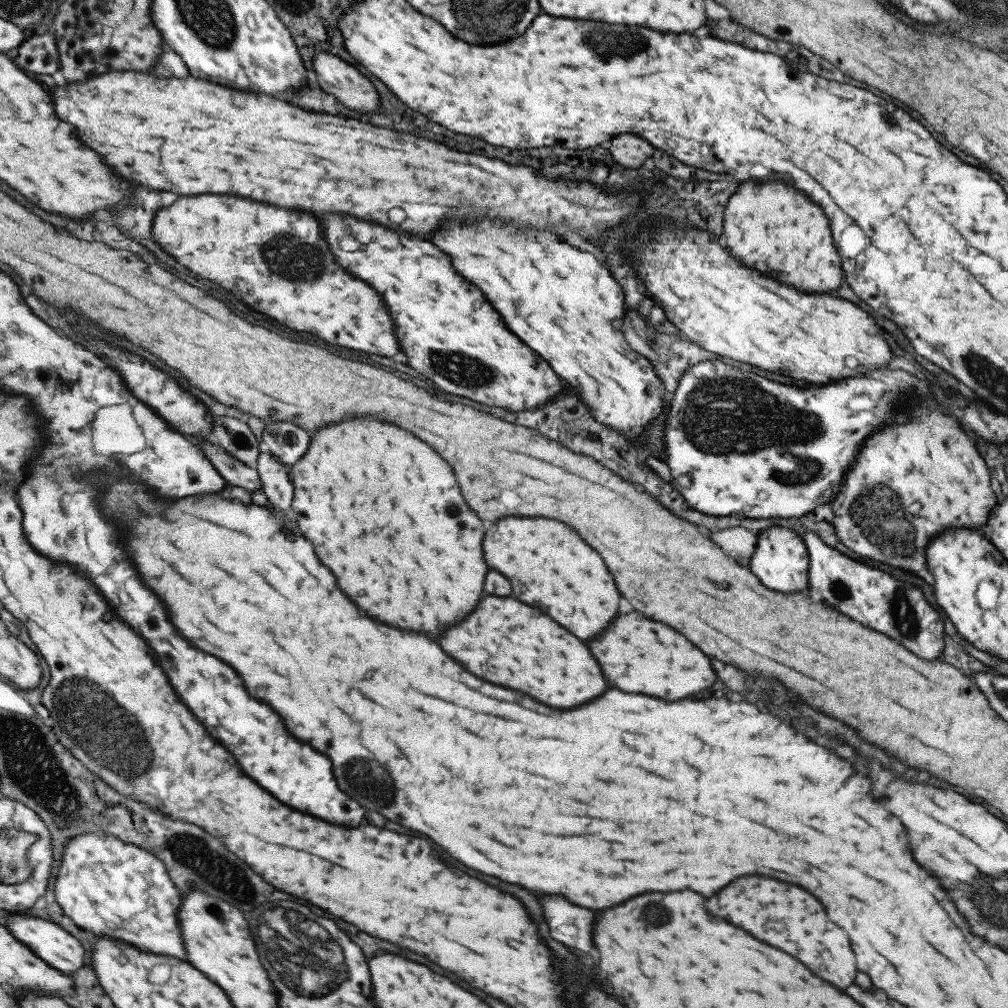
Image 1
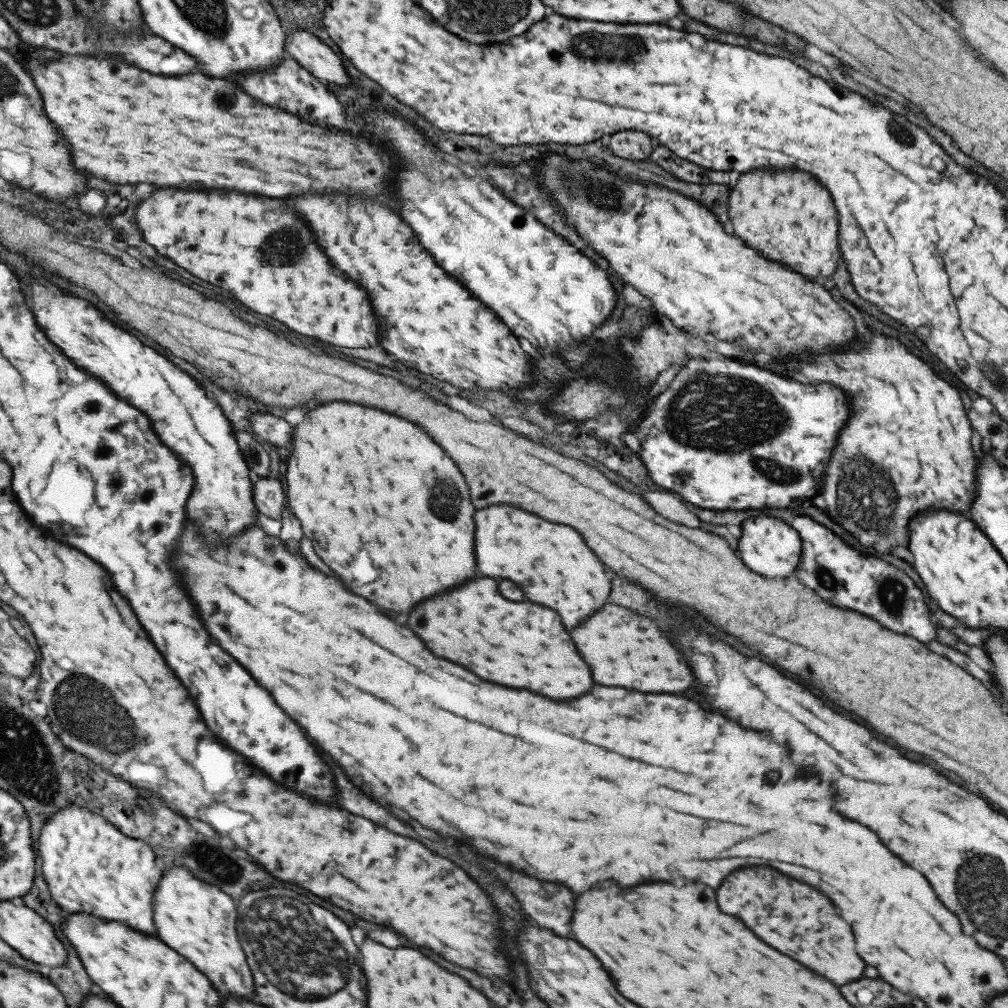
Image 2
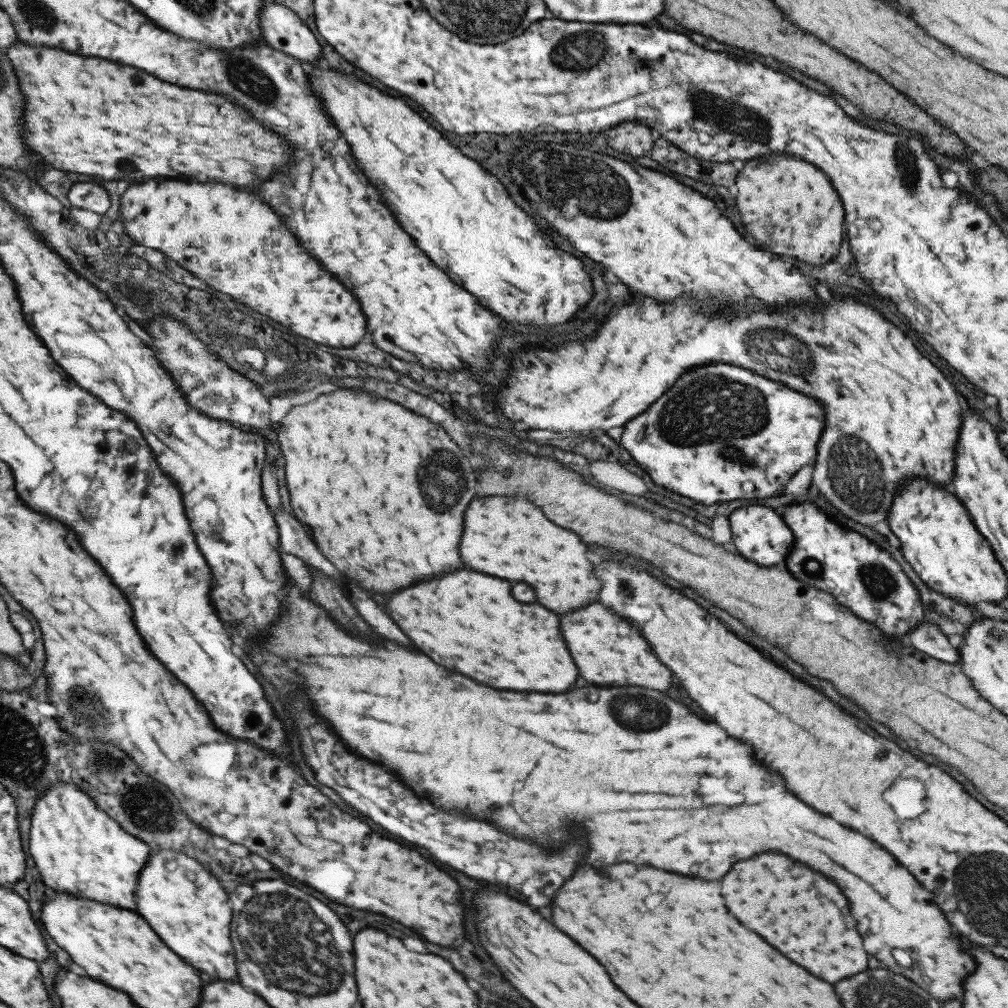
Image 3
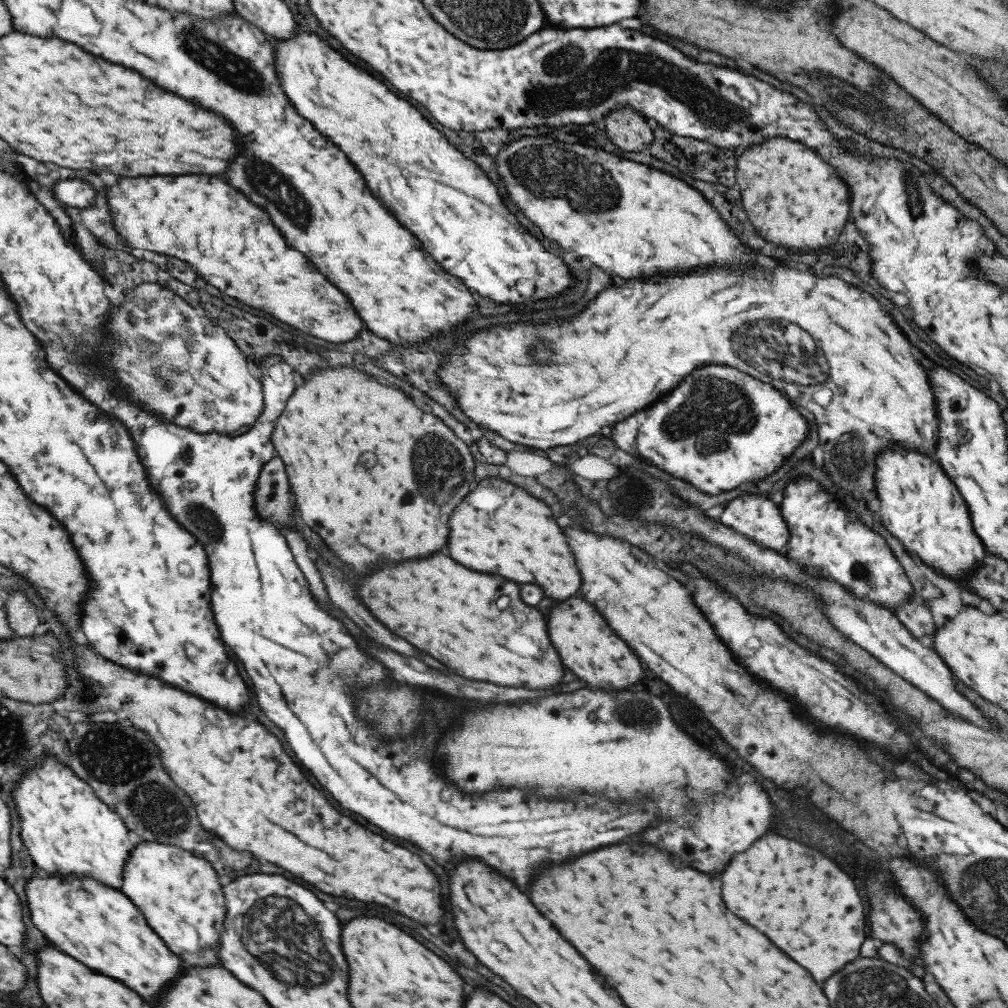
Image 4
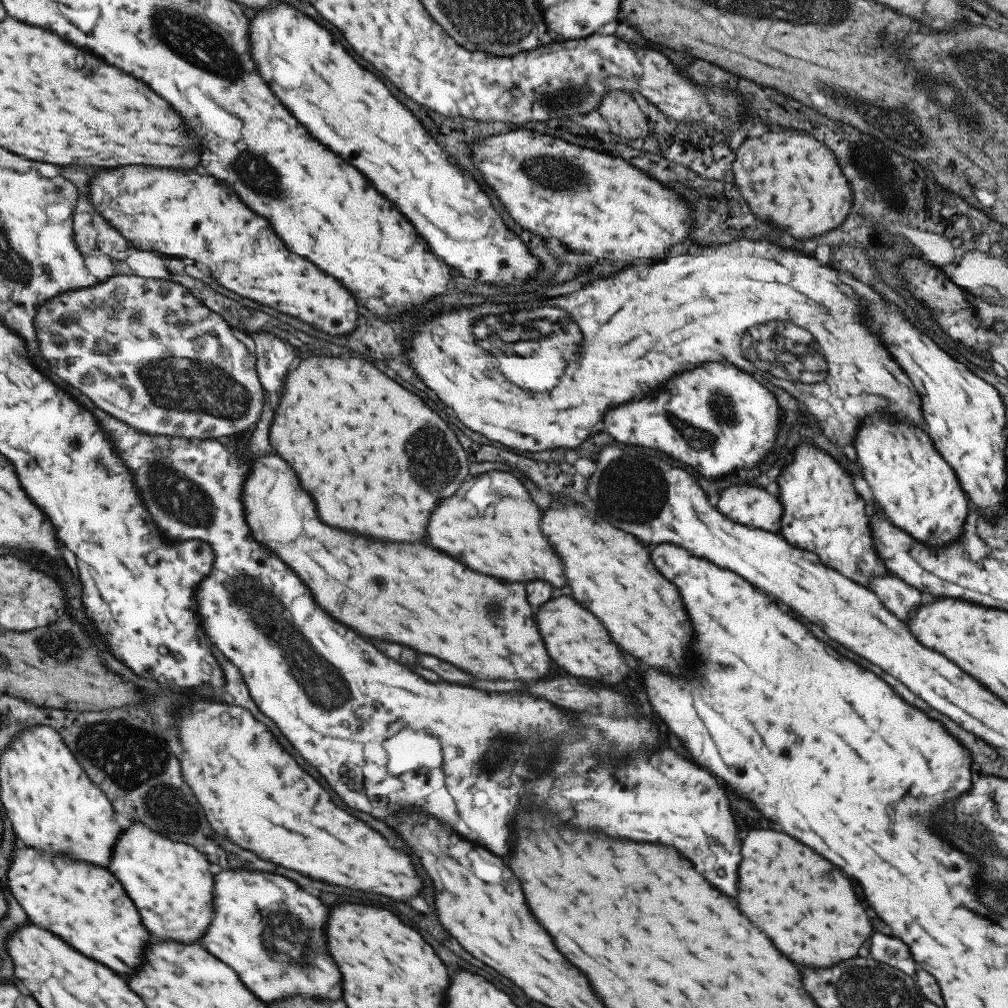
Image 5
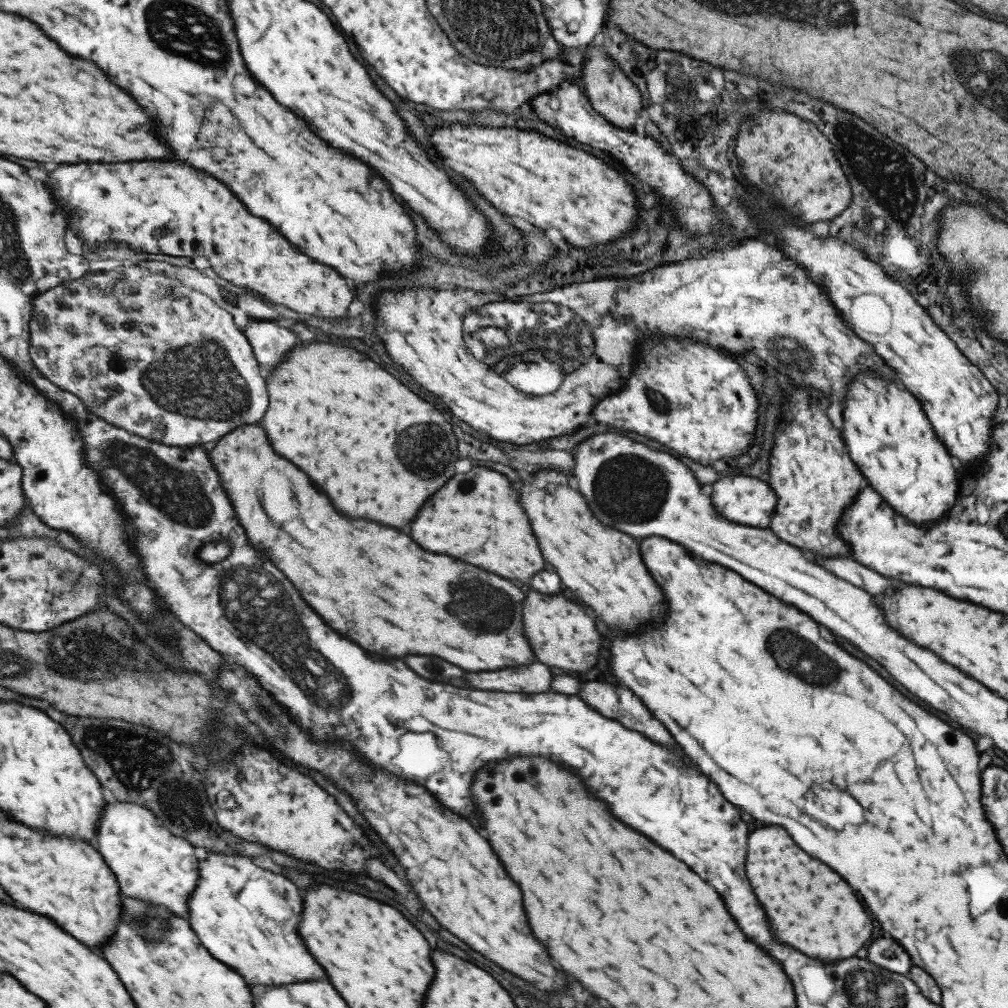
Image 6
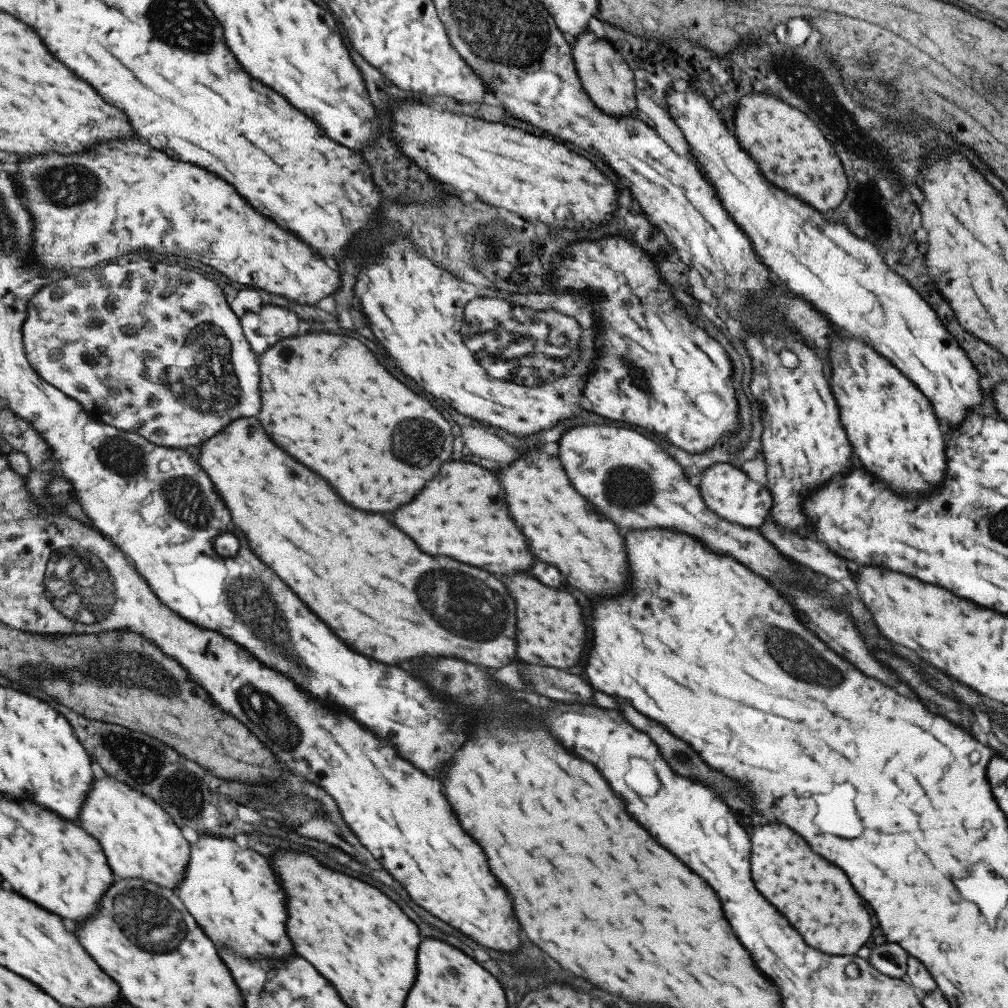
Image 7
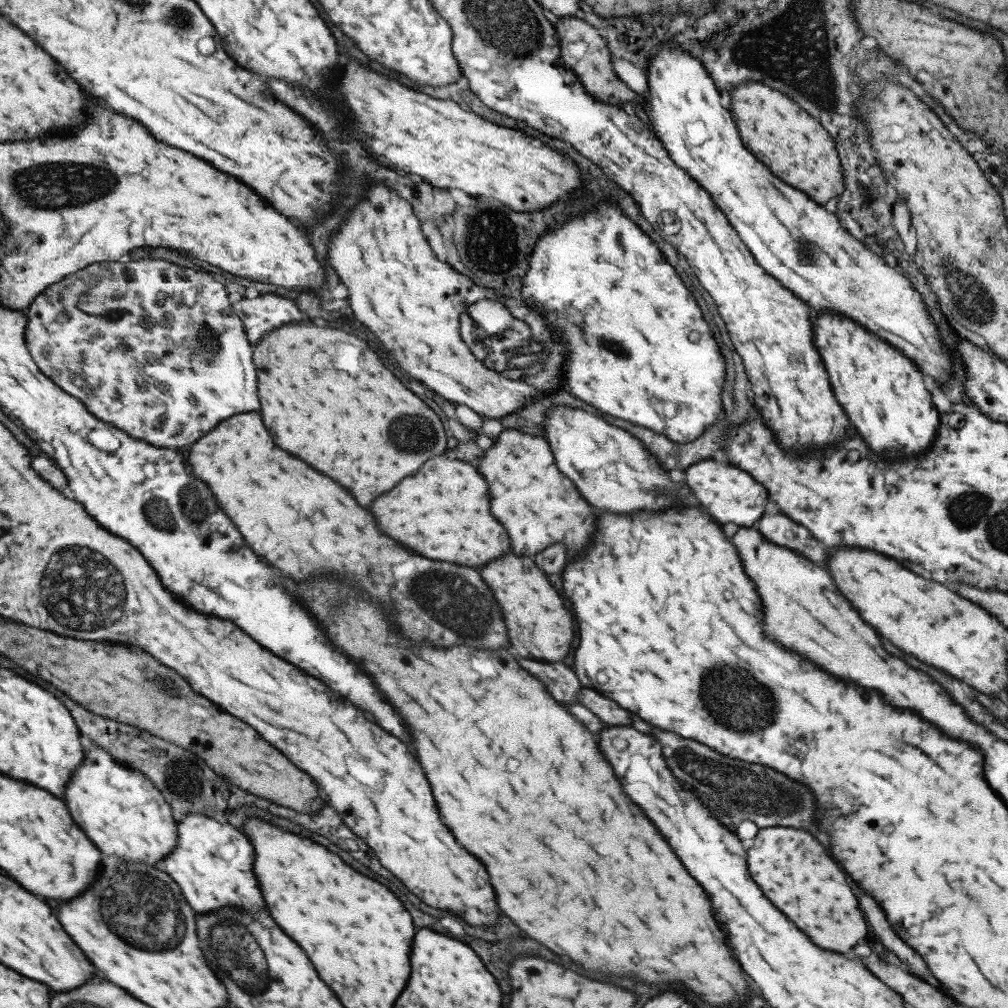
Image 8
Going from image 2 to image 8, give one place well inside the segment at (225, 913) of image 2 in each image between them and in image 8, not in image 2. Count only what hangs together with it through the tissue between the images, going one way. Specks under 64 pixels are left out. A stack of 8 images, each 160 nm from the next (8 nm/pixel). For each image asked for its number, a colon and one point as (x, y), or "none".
3: (188, 906)
4: (178, 891)
5: (171, 882)
6: (153, 864)
7: (141, 839)
8: (121, 809)

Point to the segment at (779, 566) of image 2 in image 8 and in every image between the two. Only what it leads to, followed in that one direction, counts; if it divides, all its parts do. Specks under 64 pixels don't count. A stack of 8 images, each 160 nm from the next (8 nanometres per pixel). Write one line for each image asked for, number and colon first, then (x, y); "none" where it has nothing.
3: (759, 534)
4: (759, 519)
5: (753, 507)
6: (745, 501)
7: (727, 492)
8: (730, 495)

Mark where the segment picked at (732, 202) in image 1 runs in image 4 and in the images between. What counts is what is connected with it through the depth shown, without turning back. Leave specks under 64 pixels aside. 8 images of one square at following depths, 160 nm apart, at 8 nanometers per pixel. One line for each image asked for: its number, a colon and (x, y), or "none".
2: (801, 233)
3: (788, 205)
4: (794, 200)

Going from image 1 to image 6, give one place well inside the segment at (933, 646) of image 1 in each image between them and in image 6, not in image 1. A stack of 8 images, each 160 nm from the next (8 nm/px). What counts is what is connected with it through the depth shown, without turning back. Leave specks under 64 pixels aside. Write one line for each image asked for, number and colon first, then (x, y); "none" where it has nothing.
2: (841, 574)
3: (858, 574)
4: (827, 540)
5: (822, 514)
6: (809, 470)

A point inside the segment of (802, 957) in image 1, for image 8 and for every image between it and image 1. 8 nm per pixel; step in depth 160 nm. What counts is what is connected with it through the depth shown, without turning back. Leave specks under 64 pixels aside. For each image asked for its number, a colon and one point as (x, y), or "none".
2: (794, 919)
3: (805, 917)
4: (800, 900)
5: (806, 907)
6: (809, 907)
7: (816, 898)
8: (794, 872)

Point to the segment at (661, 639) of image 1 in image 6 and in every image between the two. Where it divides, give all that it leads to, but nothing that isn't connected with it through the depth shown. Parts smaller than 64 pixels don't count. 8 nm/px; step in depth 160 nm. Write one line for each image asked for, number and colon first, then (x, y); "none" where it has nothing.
2: (624, 649)
3: (604, 647)
4: (580, 636)
5: (574, 638)
6: (560, 634)

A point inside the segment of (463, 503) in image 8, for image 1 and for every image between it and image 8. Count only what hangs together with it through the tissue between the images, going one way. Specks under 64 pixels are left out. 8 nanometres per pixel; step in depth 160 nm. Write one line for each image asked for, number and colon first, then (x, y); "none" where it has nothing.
1: (568, 580)
2: (550, 562)
3: (503, 537)
4: (498, 529)
5: (491, 525)
6: (477, 518)
7: (462, 514)

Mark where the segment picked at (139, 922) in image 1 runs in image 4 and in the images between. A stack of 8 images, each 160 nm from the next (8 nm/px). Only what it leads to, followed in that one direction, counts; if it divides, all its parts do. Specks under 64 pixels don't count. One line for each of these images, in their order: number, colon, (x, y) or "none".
2: (91, 866)
3: (78, 848)
4: (68, 829)

